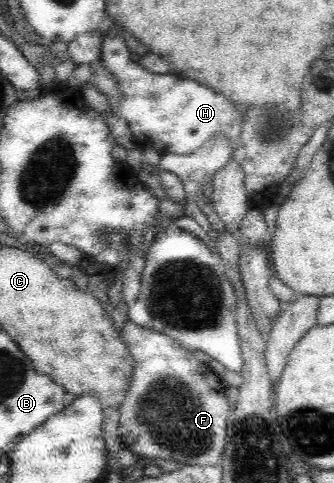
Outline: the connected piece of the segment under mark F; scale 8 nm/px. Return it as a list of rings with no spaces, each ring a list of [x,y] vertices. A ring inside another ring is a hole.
[[[128,319],[120,336],[127,344],[134,361],[127,394],[118,406],[121,414],[119,432],[123,447],[133,452],[136,459],[185,461],[183,465],[221,463],[227,443],[227,419],[232,410],[220,375],[215,374],[209,364],[197,359],[192,351],[179,347],[176,340],[165,333],[139,326]]]

